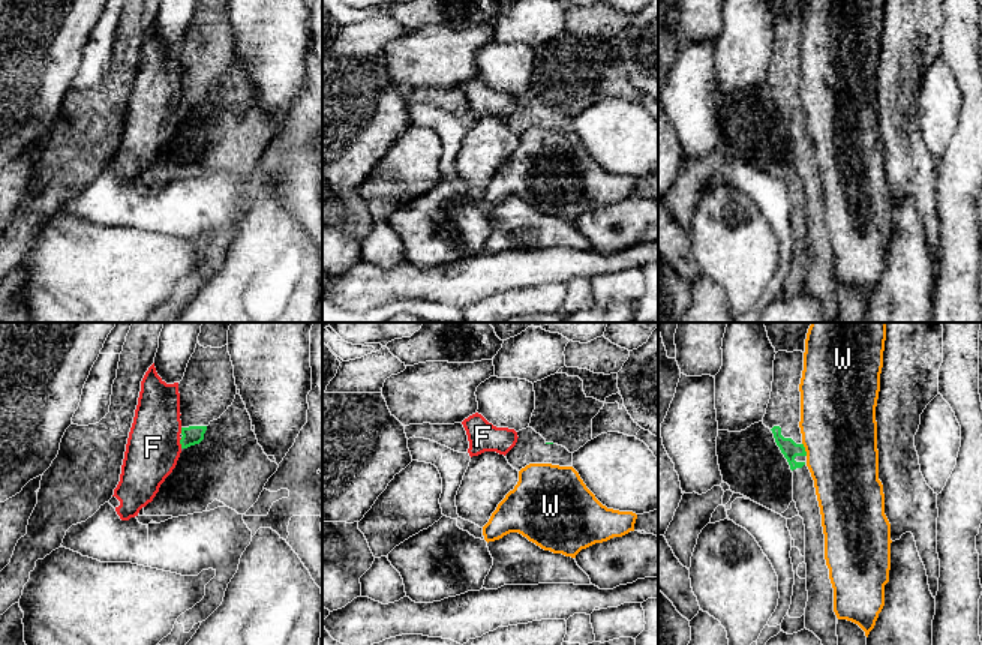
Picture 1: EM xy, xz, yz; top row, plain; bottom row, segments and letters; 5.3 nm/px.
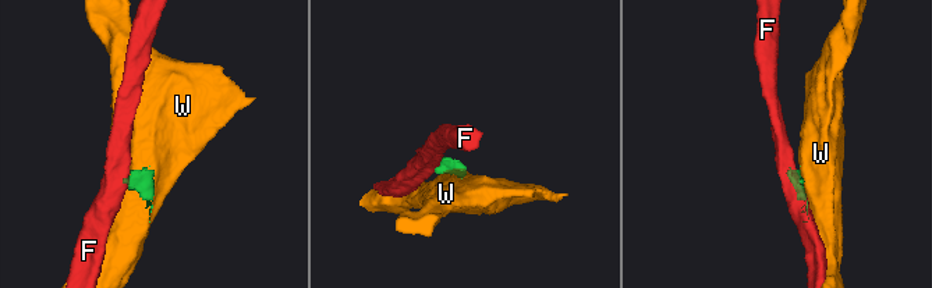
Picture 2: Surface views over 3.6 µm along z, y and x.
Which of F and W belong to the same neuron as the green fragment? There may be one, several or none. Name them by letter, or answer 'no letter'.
no letter

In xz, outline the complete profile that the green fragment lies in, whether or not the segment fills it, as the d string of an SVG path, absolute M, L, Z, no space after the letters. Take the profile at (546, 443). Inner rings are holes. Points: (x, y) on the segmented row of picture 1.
M532 428L519 430L517 436L516 446L505 454L514 470L520 471L529 464L573 466L573 453L562 446L547 442Z

